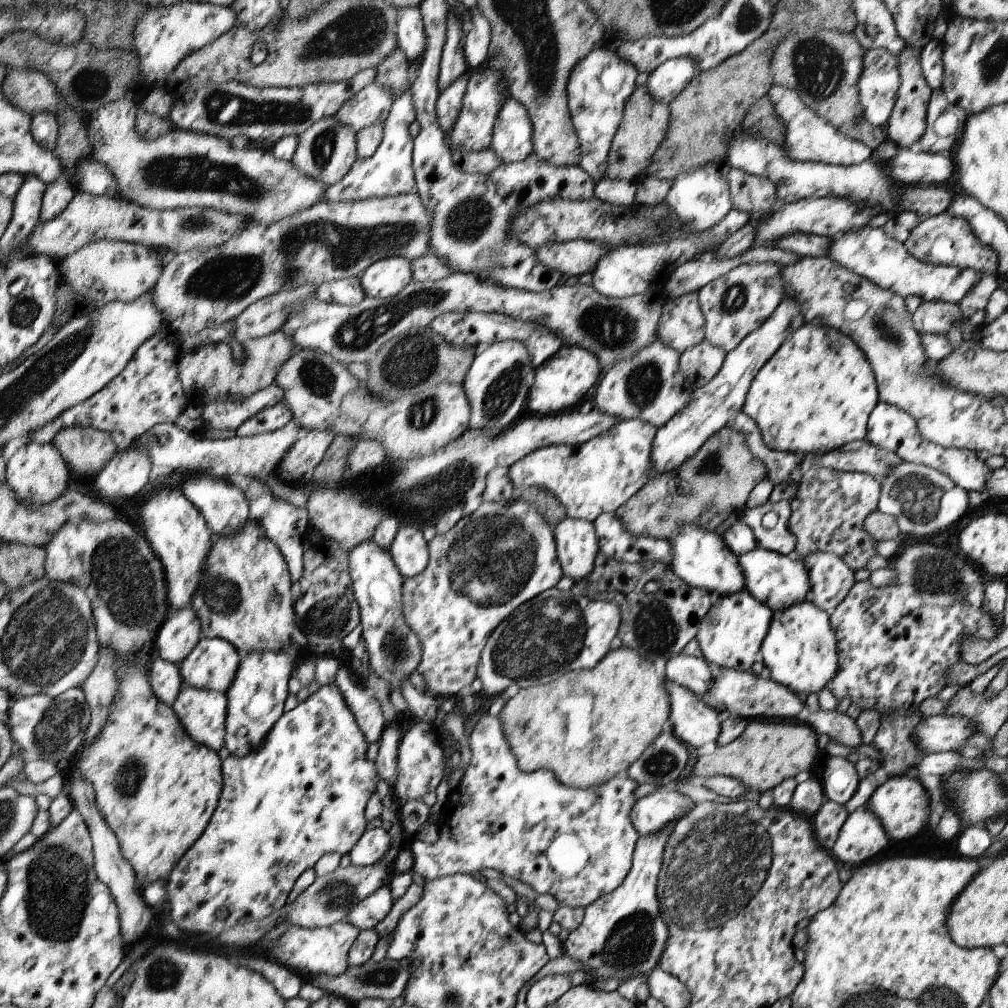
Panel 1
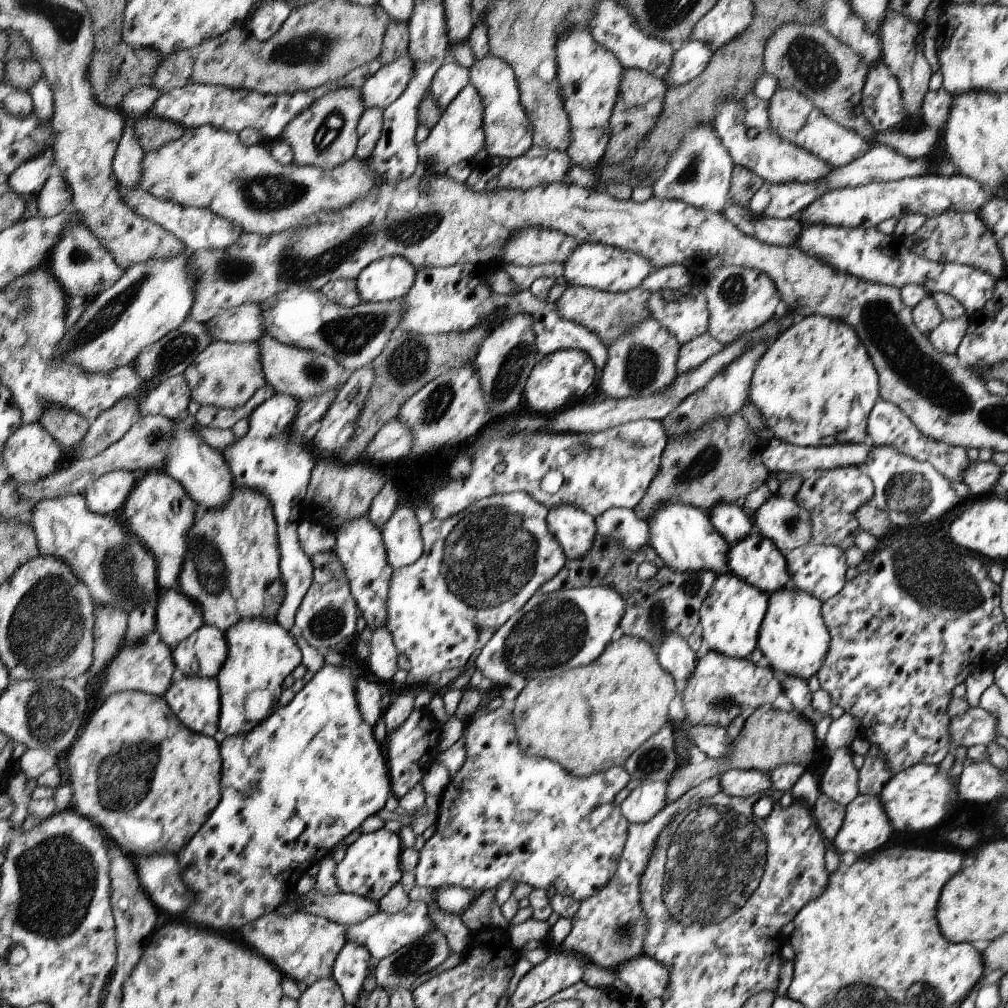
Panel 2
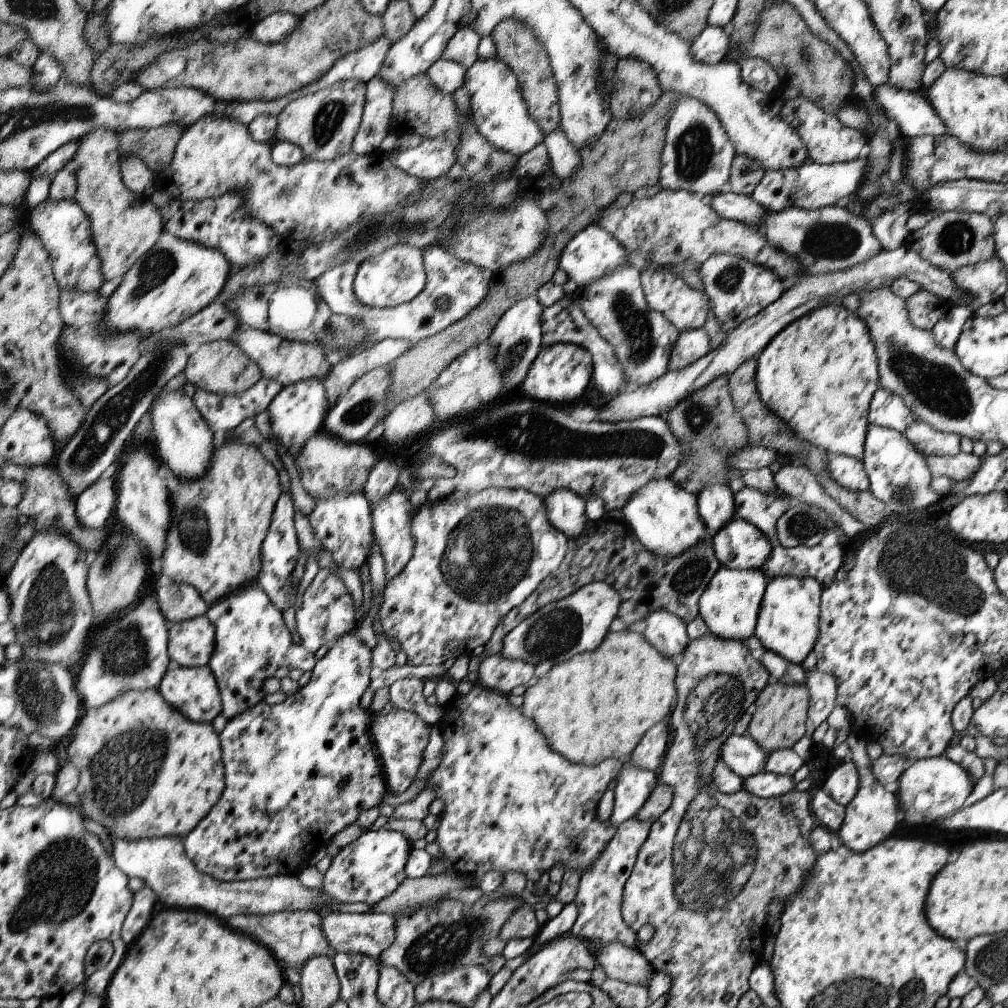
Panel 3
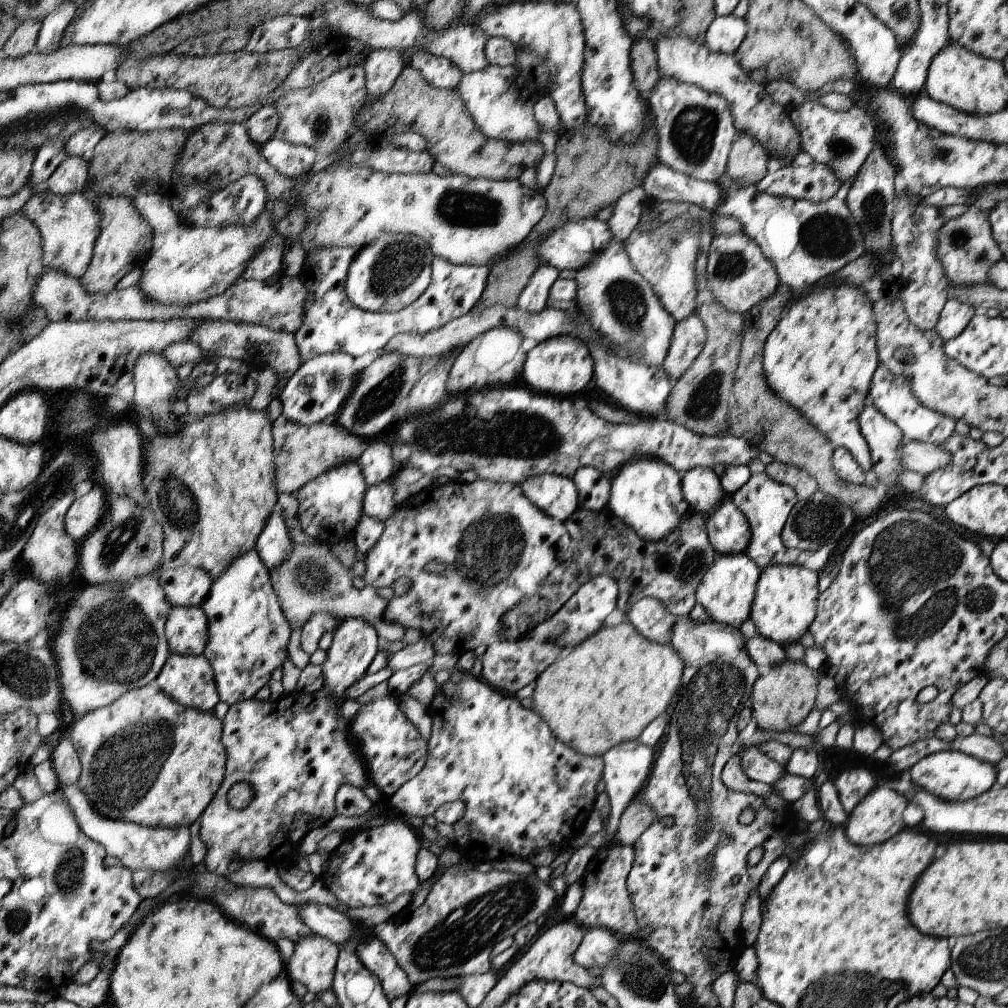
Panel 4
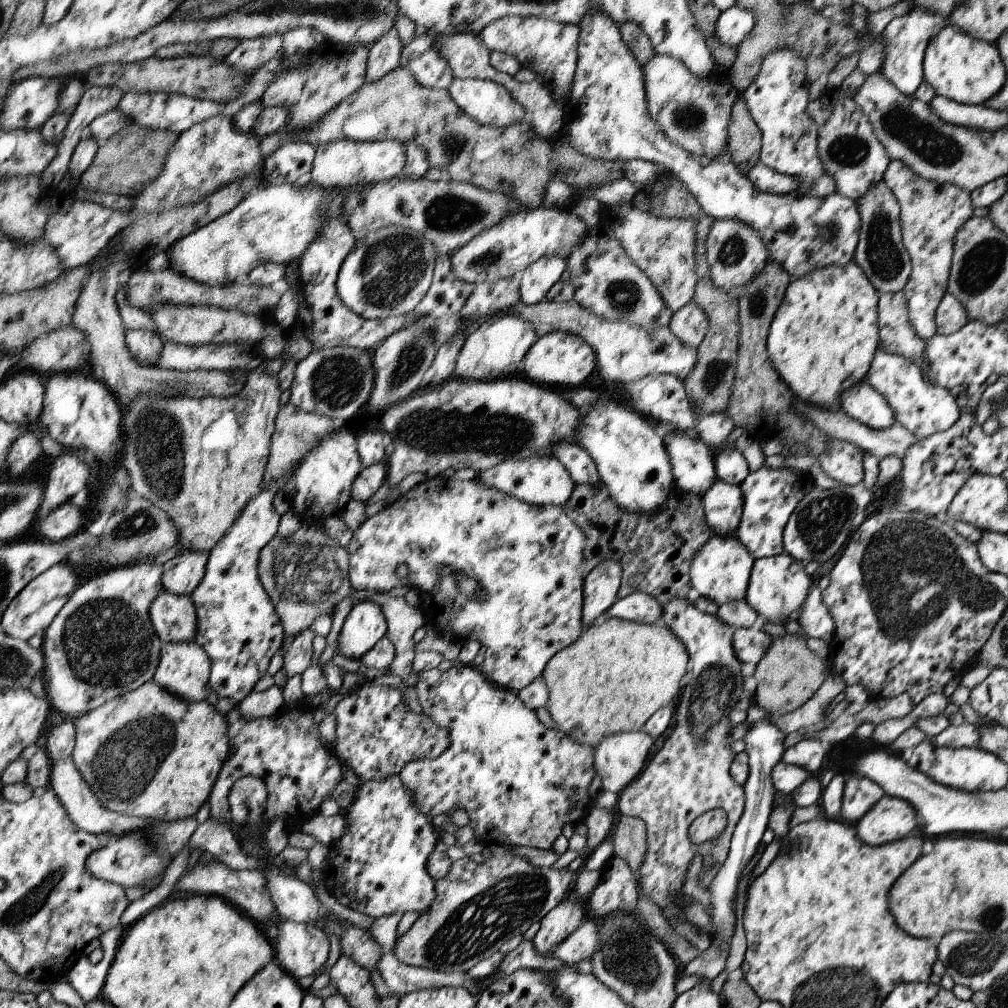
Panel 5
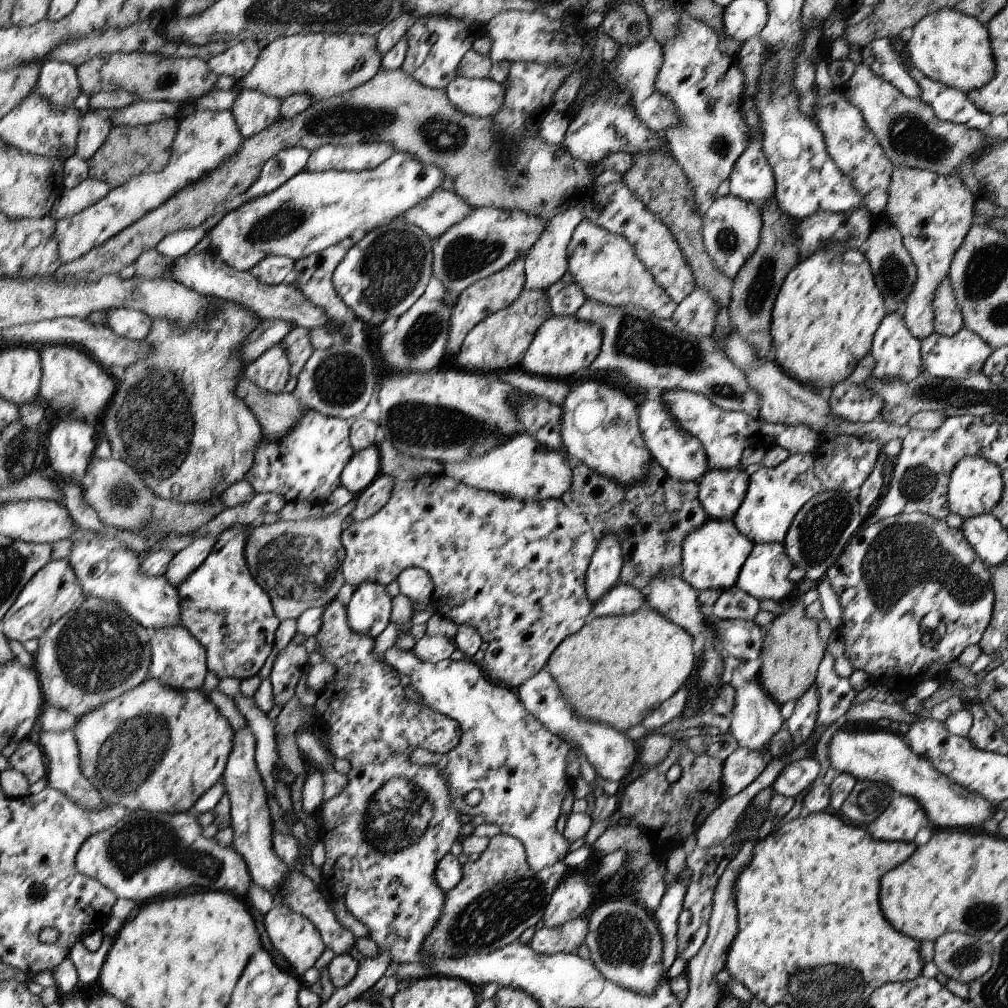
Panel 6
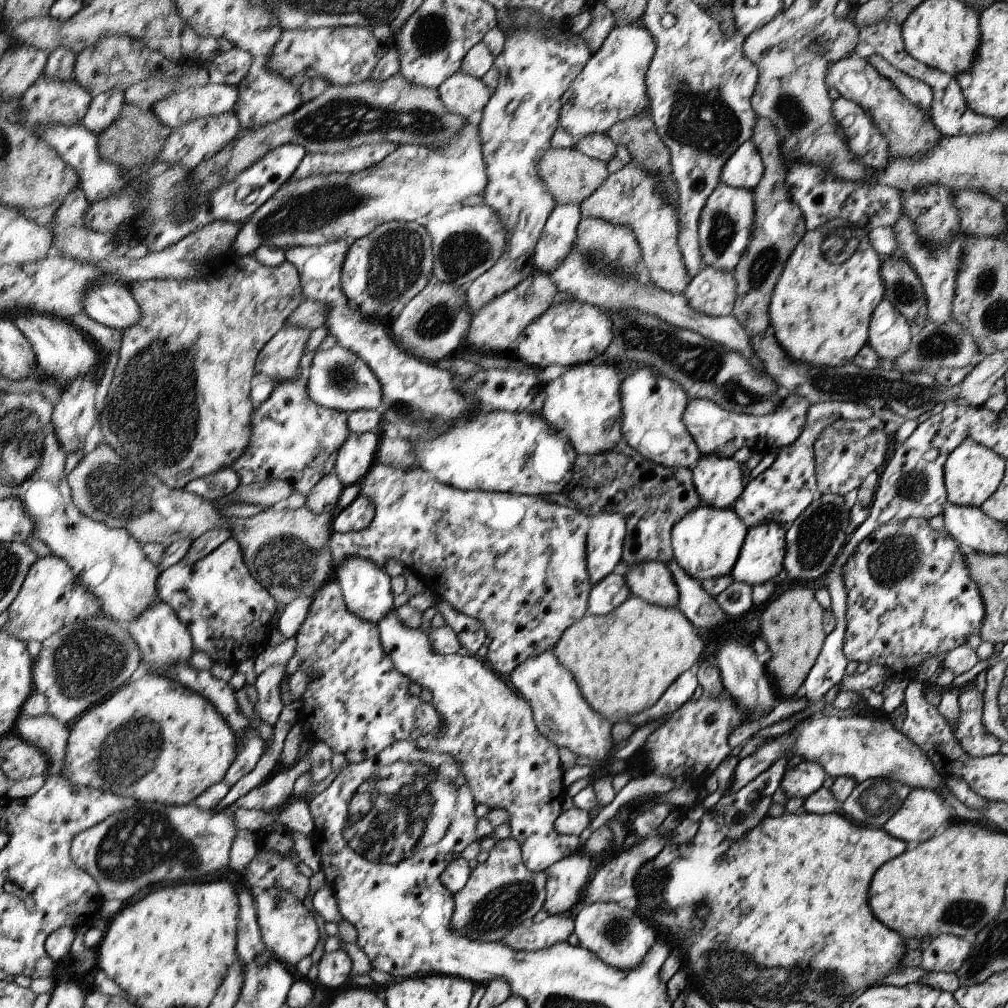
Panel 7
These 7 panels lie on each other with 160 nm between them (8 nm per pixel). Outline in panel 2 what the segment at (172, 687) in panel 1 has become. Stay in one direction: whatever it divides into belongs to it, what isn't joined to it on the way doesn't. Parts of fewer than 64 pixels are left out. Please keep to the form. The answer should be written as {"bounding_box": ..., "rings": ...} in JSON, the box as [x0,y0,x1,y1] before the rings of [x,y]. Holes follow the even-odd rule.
{"bounding_box":[95,630,174,701],"rings":[[[150,630],[146,638],[142,638],[138,644],[125,644],[122,652],[110,662],[108,672],[104,672],[98,680],[95,688],[96,701],[106,700],[110,694],[116,694],[120,690],[132,690],[149,693],[155,696],[166,694],[166,690],[172,685],[172,674],[174,674],[174,664],[170,646],[164,644],[162,636],[156,630]]]}

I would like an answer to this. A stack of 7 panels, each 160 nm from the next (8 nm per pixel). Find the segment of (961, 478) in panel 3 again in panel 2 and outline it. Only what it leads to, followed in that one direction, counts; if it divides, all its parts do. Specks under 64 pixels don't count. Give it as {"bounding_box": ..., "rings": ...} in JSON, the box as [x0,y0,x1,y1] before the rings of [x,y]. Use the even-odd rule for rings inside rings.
{"bounding_box":[963,460,1001,498],"rings":[[[977,460],[971,462],[963,475],[963,482],[968,485],[973,498],[992,494],[1001,477],[1001,468],[992,461]]]}

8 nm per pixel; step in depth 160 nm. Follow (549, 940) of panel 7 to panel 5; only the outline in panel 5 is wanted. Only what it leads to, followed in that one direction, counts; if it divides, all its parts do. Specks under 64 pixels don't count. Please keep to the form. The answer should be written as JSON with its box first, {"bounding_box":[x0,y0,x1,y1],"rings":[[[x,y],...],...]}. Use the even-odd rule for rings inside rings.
{"bounding_box":[553,919,600,967],"rings":[[[595,919],[587,920],[555,949],[553,956],[572,967],[580,960],[591,960],[598,946],[599,927],[600,922]]]}

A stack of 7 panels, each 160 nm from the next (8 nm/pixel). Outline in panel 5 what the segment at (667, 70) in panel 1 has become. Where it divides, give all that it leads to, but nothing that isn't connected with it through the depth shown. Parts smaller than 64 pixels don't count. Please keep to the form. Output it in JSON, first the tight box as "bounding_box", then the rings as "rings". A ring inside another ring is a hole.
{"bounding_box":[715,4,756,47],"rings":[[[737,4],[722,12],[715,26],[715,37],[729,47],[737,47],[754,28],[756,19],[751,10]]]}

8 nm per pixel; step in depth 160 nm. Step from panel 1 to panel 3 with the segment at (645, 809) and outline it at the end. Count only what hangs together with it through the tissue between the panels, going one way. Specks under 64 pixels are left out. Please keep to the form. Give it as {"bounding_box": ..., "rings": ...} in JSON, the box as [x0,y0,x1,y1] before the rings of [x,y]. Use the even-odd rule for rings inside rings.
{"bounding_box":[609,758,658,828],"rings":[[[628,758],[623,759],[618,778],[614,790],[614,810],[609,818],[616,828],[638,814],[658,785],[658,774],[635,767]]]}

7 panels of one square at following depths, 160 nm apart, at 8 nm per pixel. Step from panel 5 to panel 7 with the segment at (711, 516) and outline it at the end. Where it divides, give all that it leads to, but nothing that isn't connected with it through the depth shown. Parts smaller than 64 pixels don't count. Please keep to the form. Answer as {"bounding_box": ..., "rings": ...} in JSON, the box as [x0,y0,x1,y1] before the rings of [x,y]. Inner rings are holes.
{"bounding_box":[691,456,748,509],"rings":[[[703,456],[691,471],[702,502],[717,509],[732,508],[748,483],[746,467],[734,456]]]}

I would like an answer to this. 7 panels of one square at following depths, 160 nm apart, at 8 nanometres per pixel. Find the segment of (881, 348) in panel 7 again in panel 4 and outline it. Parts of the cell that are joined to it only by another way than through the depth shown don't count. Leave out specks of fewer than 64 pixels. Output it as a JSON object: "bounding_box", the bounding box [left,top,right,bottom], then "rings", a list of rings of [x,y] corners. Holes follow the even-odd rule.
{"bounding_box":[869,365,956,446],"rings":[[[879,365],[873,374],[869,401],[886,418],[889,418],[900,427],[906,441],[920,441],[942,446],[955,433],[956,421],[953,418],[925,407],[911,390],[908,379],[903,376],[893,375],[884,365]]]}

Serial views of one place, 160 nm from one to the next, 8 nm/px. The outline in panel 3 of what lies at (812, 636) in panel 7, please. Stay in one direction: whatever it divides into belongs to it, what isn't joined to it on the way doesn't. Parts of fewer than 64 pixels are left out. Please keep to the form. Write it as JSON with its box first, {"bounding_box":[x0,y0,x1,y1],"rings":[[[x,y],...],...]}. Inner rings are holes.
{"bounding_box":[748,680,809,754],"rings":[[[776,680],[764,688],[755,702],[748,727],[750,738],[767,754],[782,749],[792,749],[806,734],[806,712],[809,709],[808,687],[804,685],[785,685]]]}

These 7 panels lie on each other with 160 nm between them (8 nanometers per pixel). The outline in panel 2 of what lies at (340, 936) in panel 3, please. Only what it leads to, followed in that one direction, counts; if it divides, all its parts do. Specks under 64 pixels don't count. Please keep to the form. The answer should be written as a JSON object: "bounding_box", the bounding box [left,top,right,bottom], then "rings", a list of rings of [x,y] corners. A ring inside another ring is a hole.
{"bounding_box":[347,902,435,960],"rings":[[[411,902],[407,910],[396,914],[379,911],[378,914],[366,918],[363,922],[350,924],[347,927],[347,941],[364,946],[370,956],[376,960],[384,959],[400,948],[424,938],[426,934],[430,934],[434,930],[435,924],[428,915],[427,906],[426,902]]]}

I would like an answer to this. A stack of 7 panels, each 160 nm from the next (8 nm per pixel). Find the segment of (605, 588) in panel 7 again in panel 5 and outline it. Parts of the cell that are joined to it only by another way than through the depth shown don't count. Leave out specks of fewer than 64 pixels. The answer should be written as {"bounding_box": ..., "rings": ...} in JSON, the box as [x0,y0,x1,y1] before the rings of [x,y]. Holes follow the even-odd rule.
{"bounding_box":[609,591,663,624],"rings":[[[636,591],[628,597],[615,602],[611,606],[609,614],[617,619],[626,619],[637,623],[660,624],[663,606],[648,593]]]}

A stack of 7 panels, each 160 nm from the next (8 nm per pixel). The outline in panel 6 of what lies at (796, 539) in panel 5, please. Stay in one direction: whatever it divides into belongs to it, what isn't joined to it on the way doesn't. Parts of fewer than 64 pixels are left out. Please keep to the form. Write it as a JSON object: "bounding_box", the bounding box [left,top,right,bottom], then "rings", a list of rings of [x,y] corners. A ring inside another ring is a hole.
{"bounding_box":[783,490,862,580],"rings":[[[822,490],[815,494],[794,516],[783,545],[798,568],[806,570],[806,578],[820,580],[838,560],[851,536],[862,527],[859,491]]]}

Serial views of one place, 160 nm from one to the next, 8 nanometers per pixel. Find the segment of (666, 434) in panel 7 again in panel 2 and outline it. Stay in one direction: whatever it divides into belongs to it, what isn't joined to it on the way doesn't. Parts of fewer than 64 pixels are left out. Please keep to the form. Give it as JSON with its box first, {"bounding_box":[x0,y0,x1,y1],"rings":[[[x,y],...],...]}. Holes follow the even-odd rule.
{"bounding_box":[707,503,755,546],"rings":[[[734,503],[716,505],[707,514],[710,515],[715,529],[732,546],[755,531],[754,518],[748,517],[748,514]]]}

